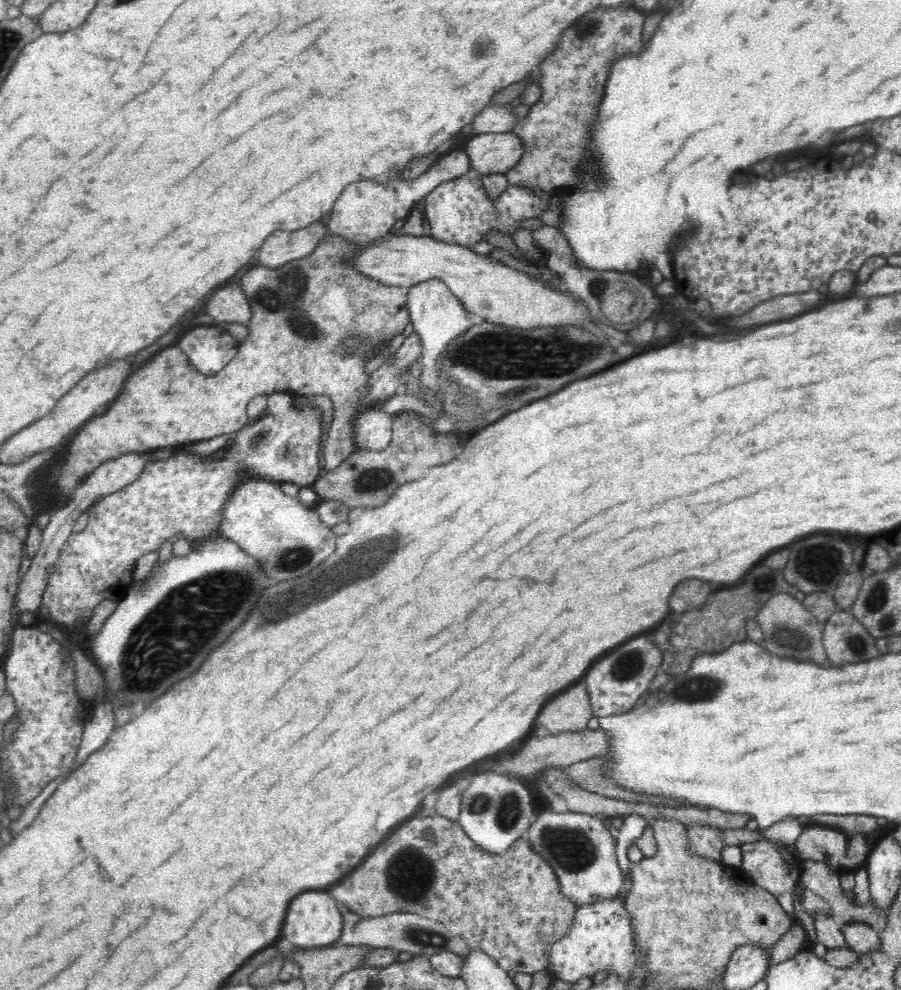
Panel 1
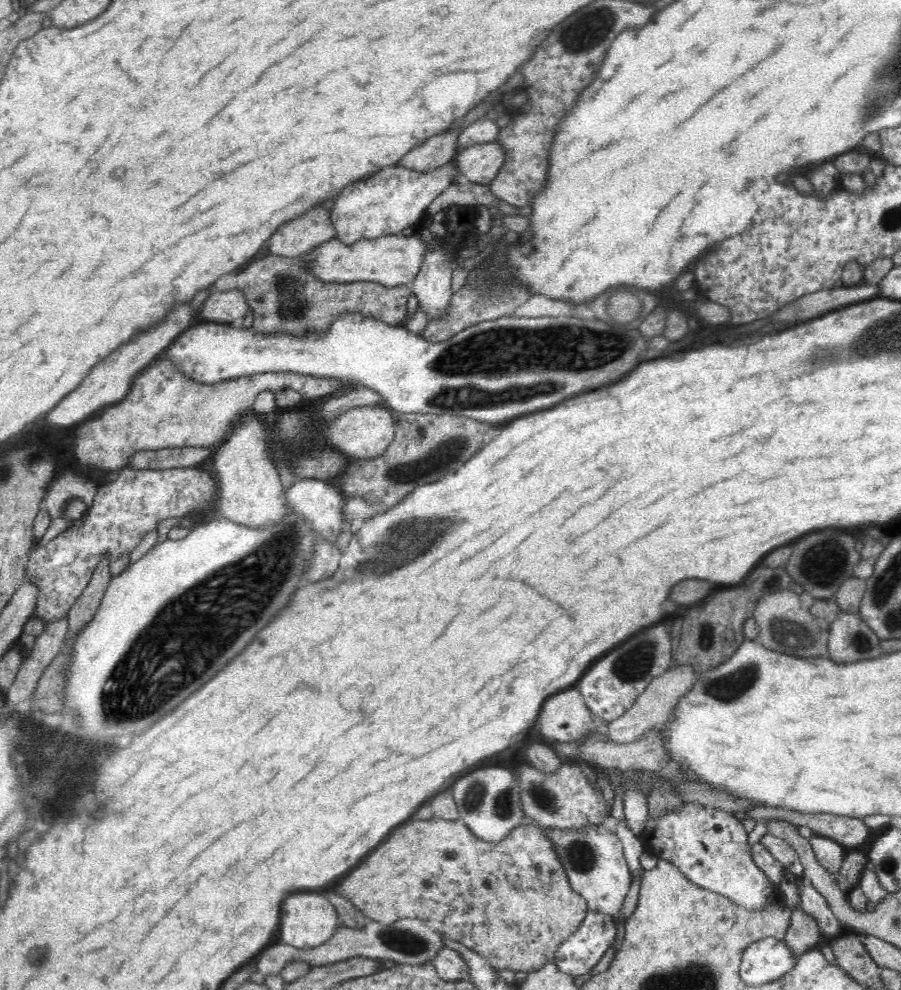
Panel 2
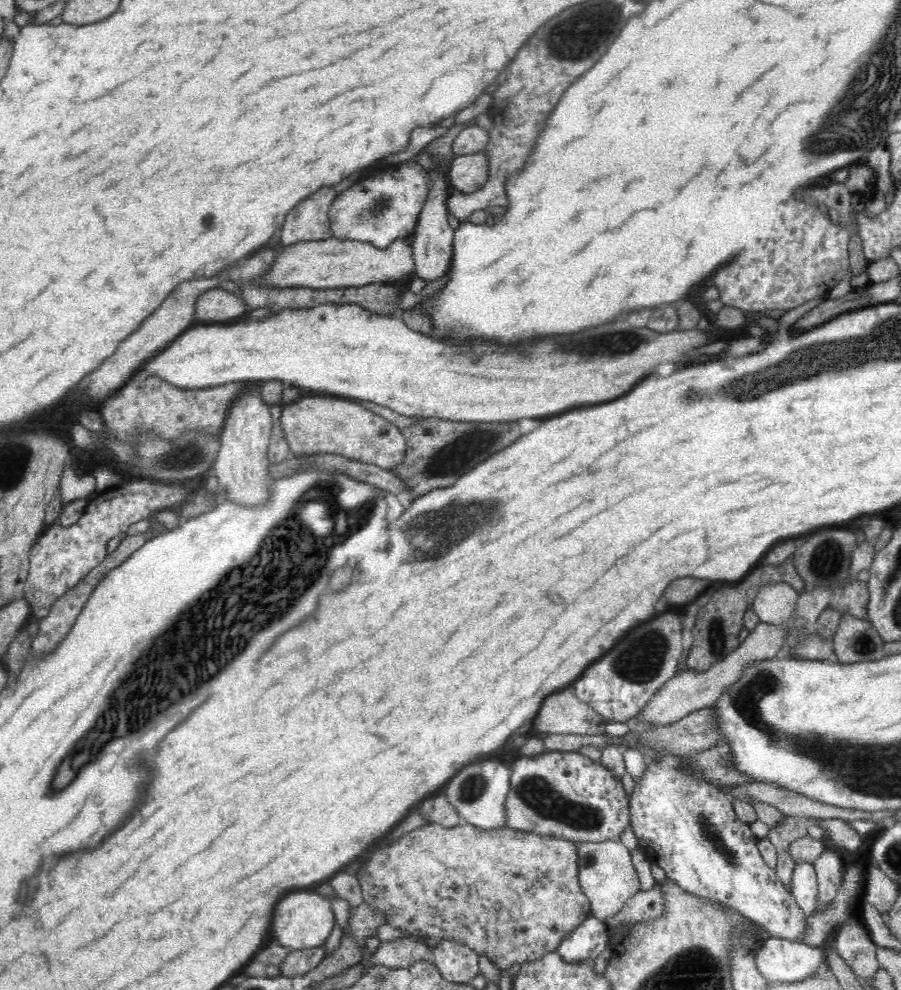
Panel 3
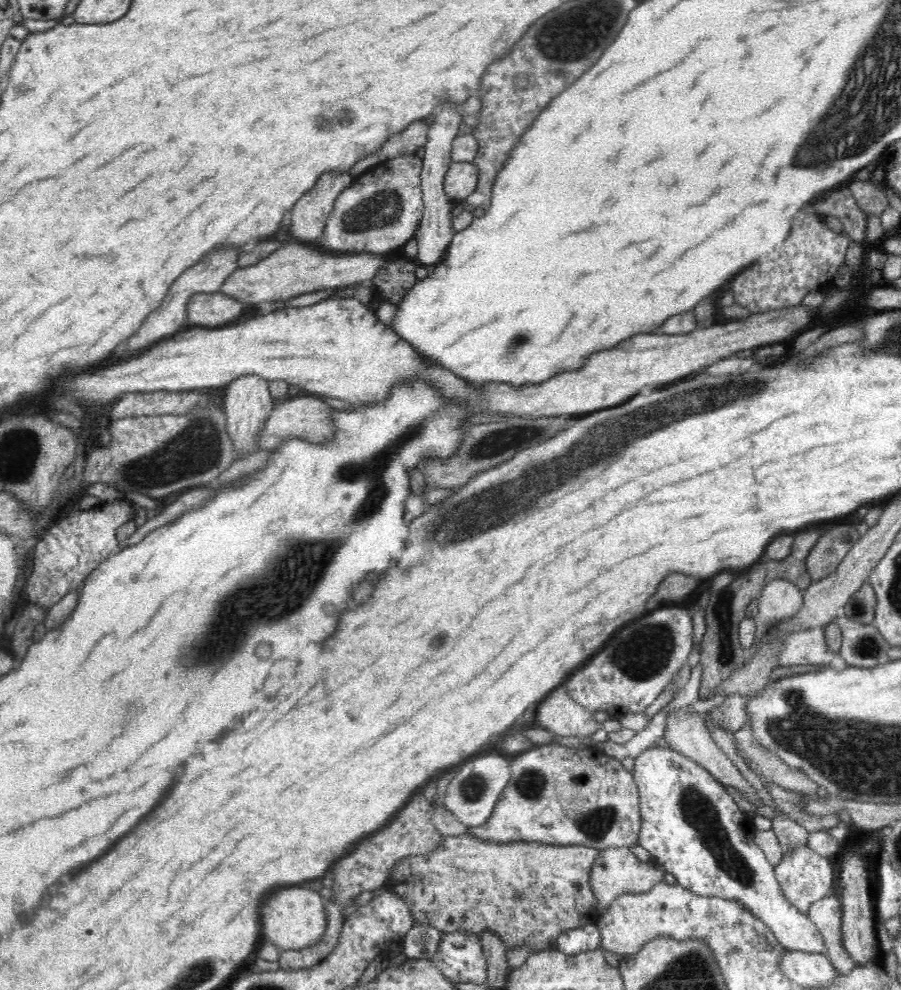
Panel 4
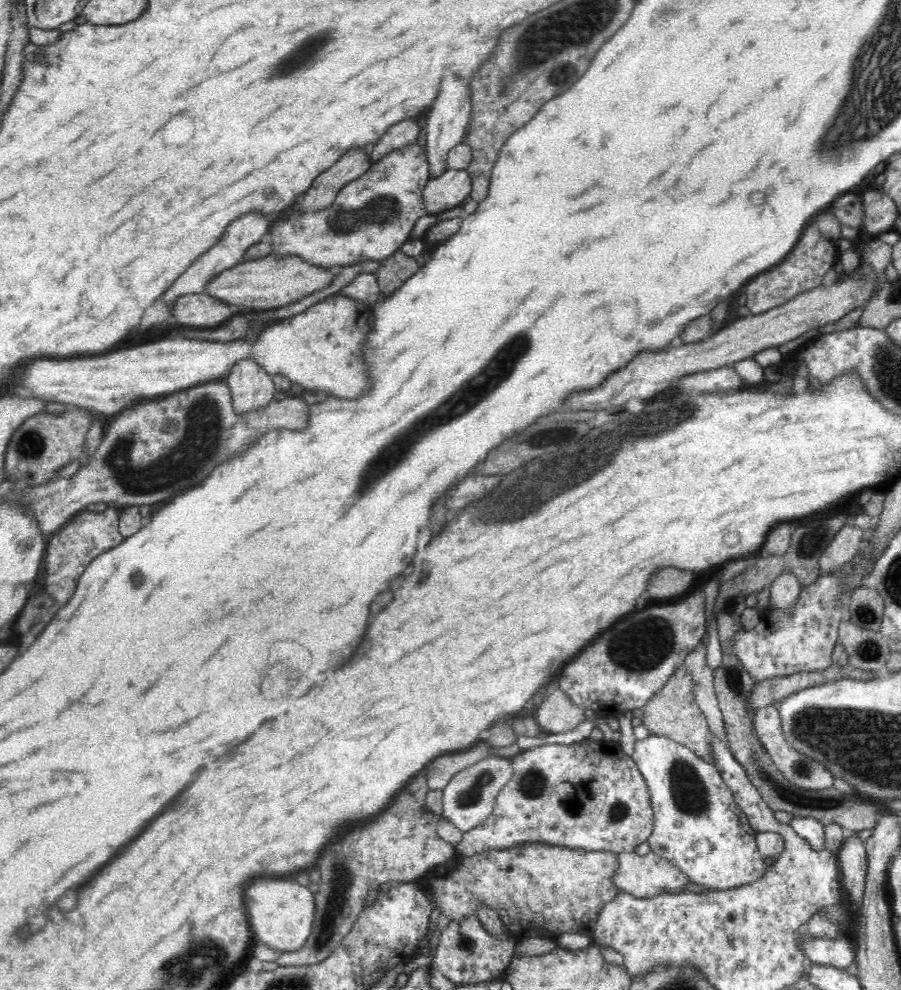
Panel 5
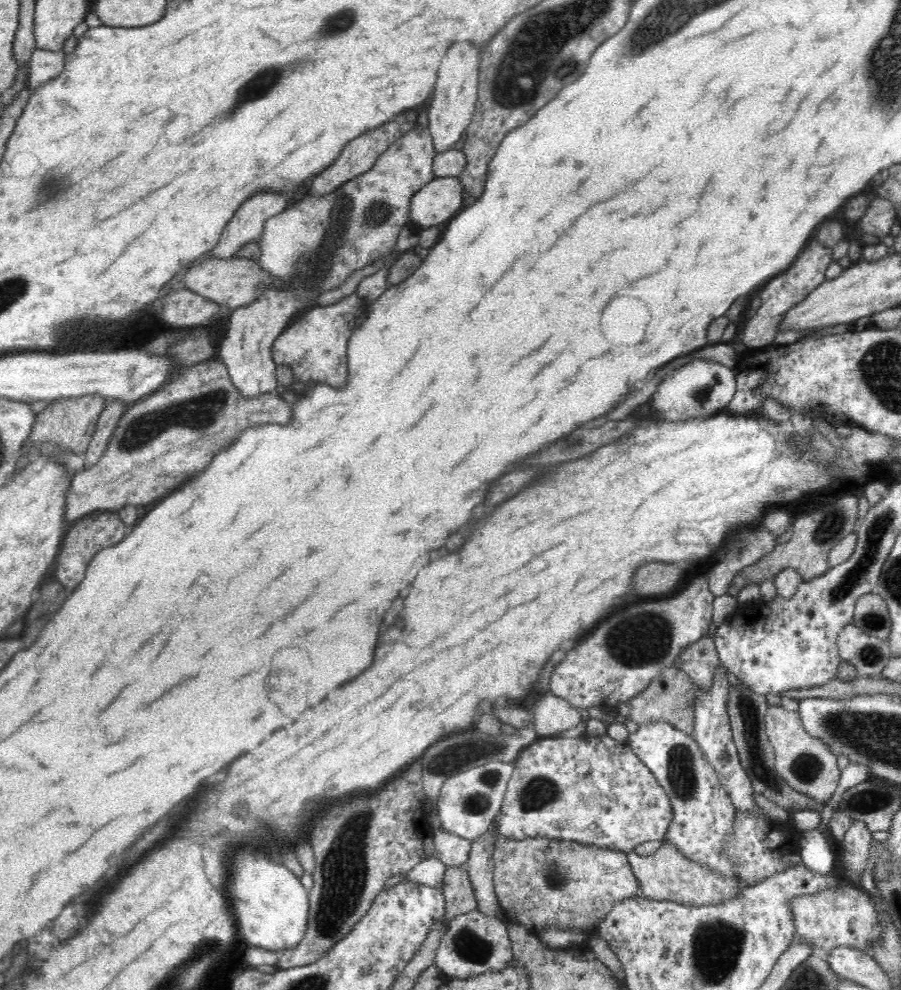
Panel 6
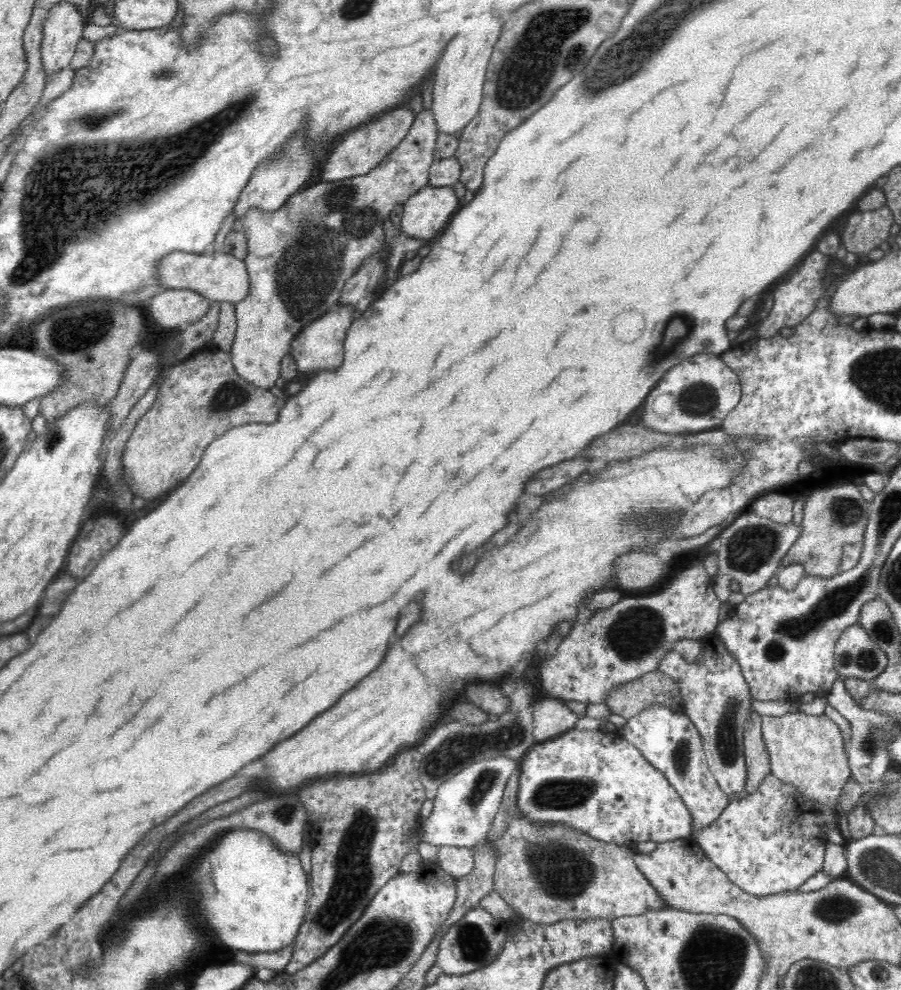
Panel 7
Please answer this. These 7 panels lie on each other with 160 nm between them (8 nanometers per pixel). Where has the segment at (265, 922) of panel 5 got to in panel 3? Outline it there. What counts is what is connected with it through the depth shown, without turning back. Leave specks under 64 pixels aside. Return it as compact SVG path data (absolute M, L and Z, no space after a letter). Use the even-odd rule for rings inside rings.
M294 892L284 896L276 910L272 930L278 943L289 950L311 949L324 945L334 928L335 920L331 900L316 892Z

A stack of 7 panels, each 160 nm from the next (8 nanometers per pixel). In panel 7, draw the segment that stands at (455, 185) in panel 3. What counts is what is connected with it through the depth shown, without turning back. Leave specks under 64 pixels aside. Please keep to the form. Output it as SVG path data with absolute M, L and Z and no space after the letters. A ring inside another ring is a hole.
M432 187L415 192L403 205L402 234L428 240L442 232L460 204L452 187Z

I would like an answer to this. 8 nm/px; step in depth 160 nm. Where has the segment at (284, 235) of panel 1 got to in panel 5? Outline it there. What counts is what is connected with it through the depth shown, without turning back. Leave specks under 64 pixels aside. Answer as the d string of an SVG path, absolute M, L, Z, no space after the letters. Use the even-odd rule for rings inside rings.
M370 146L350 150L338 162L335 162L330 168L327 168L326 172L321 172L318 178L312 183L312 186L310 186L310 190L304 194L304 198L300 202L300 211L316 212L316 210L324 210L324 208L332 206L341 188L349 182L356 180L359 176L362 176L373 165L369 157L369 152Z

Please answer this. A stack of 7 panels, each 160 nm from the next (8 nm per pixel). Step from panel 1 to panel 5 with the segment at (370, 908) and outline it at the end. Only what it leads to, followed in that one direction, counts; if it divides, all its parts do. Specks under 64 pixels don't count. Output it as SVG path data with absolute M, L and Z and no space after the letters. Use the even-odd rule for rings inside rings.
M534 842L492 849L476 856L460 857L455 854L445 867L434 867L426 876L418 877L412 882L420 886L424 894L428 894L432 906L441 914L444 924L452 920L460 922L462 918L475 916L481 907L488 907L499 913L506 932L519 942L542 936L555 940L564 933L592 936L599 912L621 893L611 879L616 872L618 856L613 852L570 849Z

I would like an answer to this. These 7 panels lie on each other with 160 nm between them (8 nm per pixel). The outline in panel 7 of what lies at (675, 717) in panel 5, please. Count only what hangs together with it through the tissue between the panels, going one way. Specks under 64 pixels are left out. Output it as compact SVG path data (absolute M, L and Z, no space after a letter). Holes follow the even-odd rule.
M660 669L642 674L640 678L634 679L632 682L625 683L614 690L610 690L606 694L604 700L608 709L612 714L618 714L622 718L632 718L638 712L642 712L644 708L648 708L650 704L665 704L668 708L676 711L684 711L684 703L682 700L682 693L678 692L678 683L674 683L670 676L662 673Z

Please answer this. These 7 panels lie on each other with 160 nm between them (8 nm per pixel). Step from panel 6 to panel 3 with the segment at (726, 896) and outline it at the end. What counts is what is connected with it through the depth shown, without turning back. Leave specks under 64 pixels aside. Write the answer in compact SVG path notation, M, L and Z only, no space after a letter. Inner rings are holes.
M614 840L576 843L576 849L578 849L579 885L590 902L592 916L603 921L610 916L616 916L626 902L640 891L631 852L620 841Z

